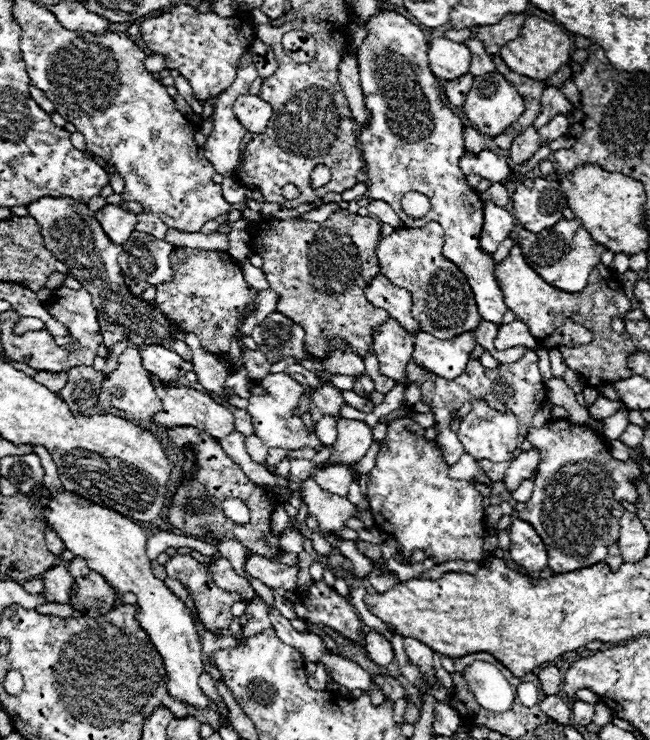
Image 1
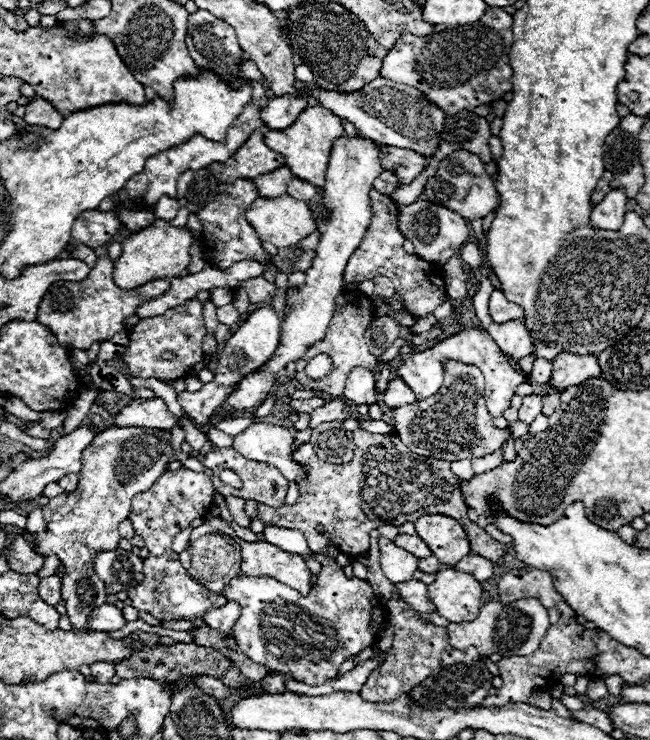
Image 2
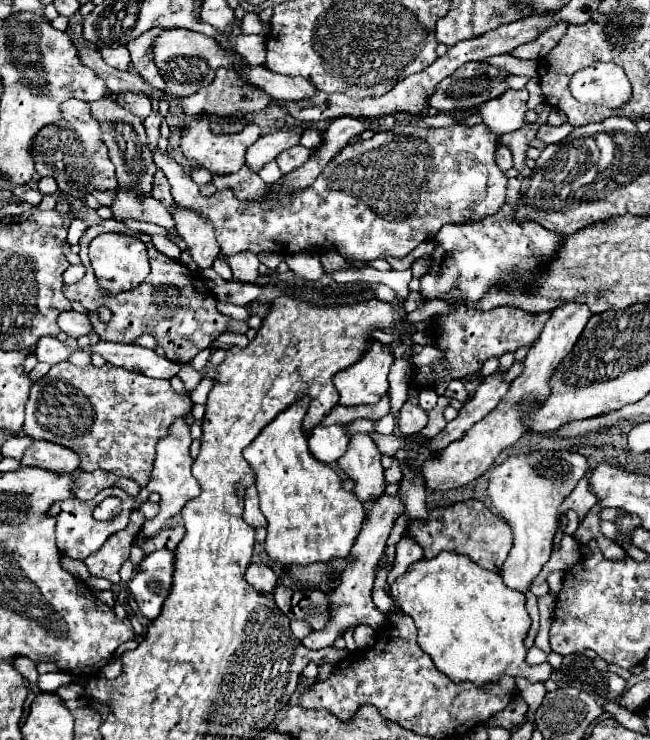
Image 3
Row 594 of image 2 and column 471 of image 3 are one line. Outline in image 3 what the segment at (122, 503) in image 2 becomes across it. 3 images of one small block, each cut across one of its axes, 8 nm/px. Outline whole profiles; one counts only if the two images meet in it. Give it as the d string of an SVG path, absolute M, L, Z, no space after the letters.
M484 62L464 64L436 86L430 106L446 112L454 108L480 106L482 102L500 96L508 88L502 80L504 74L506 72Z

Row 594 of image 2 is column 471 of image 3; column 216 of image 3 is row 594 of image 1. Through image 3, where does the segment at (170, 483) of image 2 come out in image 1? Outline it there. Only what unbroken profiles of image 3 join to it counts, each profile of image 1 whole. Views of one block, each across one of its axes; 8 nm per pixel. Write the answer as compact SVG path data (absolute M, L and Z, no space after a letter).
M176 554L170 556L164 564L166 574L174 580L180 580L190 592L196 604L200 622L214 630L214 628L228 628L232 622L232 604L242 602L240 594L230 594L222 590L216 582L212 582L210 572L192 556Z

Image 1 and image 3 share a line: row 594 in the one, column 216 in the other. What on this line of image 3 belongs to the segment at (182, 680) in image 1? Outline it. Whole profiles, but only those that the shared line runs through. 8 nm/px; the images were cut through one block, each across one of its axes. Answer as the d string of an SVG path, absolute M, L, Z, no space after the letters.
M200 116L200 118L192 118L184 124L184 134L180 136L180 148L182 148L182 154L188 158L188 160L194 160L196 164L200 164L202 168L206 168L208 172L212 174L232 174L232 172L238 172L242 166L244 166L244 154L246 154L246 148L250 144L254 144L262 130L258 128L258 124L248 124L240 134L222 134L222 136L214 136L210 132L210 120L206 116Z

